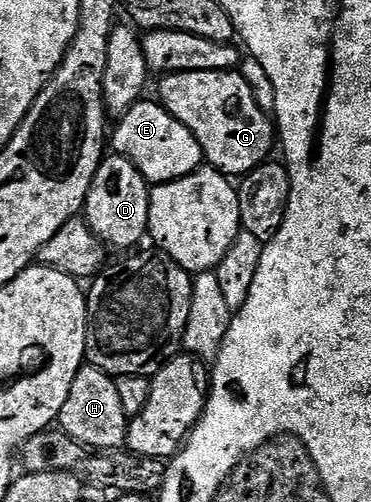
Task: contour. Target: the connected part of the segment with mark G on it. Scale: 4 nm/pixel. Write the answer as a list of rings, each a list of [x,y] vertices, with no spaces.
[[[191,70],[165,74],[159,80],[160,105],[194,132],[211,169],[225,176],[243,176],[271,155],[268,153],[278,138],[273,119],[254,100],[250,84],[236,70]]]

